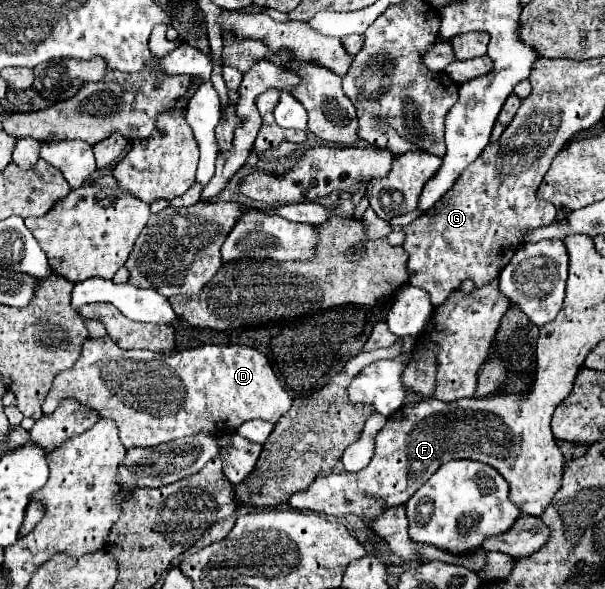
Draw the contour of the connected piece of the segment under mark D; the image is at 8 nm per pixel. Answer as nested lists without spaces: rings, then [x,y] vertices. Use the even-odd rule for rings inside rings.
[[[109,336],[85,340],[79,360],[55,376],[41,406],[43,414],[53,414],[67,398],[97,410],[99,418],[113,420],[125,448],[157,446],[199,432],[235,434],[245,420],[255,418],[277,424],[293,402],[267,356],[255,348],[217,344],[163,354],[123,350]]]

